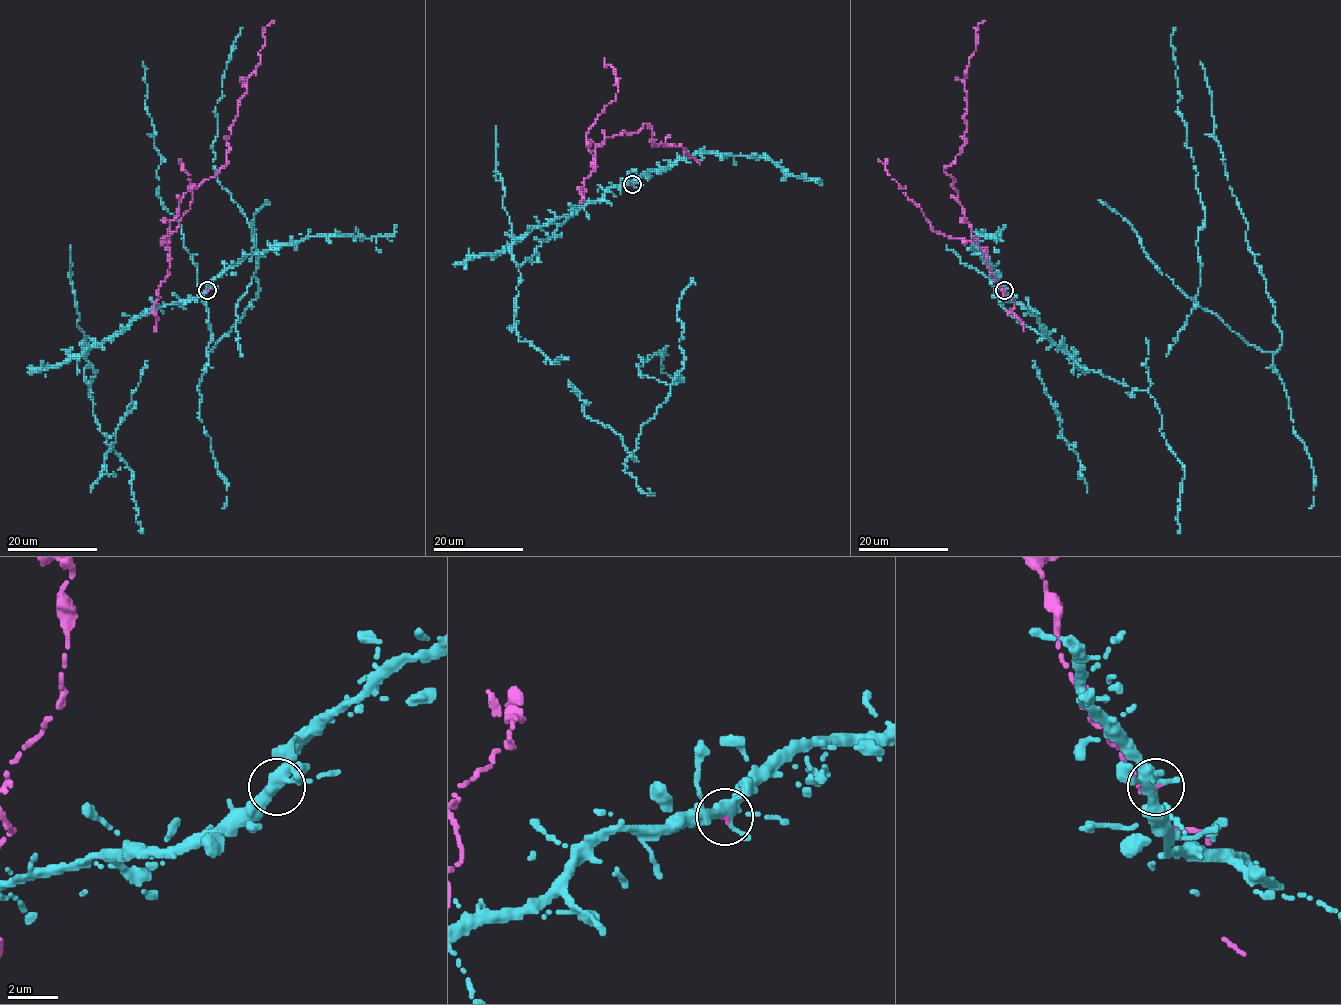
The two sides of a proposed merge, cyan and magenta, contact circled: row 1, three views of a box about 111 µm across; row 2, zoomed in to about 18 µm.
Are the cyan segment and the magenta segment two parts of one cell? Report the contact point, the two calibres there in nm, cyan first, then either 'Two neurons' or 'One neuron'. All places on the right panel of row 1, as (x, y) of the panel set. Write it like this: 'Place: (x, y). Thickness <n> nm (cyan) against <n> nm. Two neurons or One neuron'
Place: (1004, 290). Thickness 360 nm (cyan) against 110 nm. One neuron

